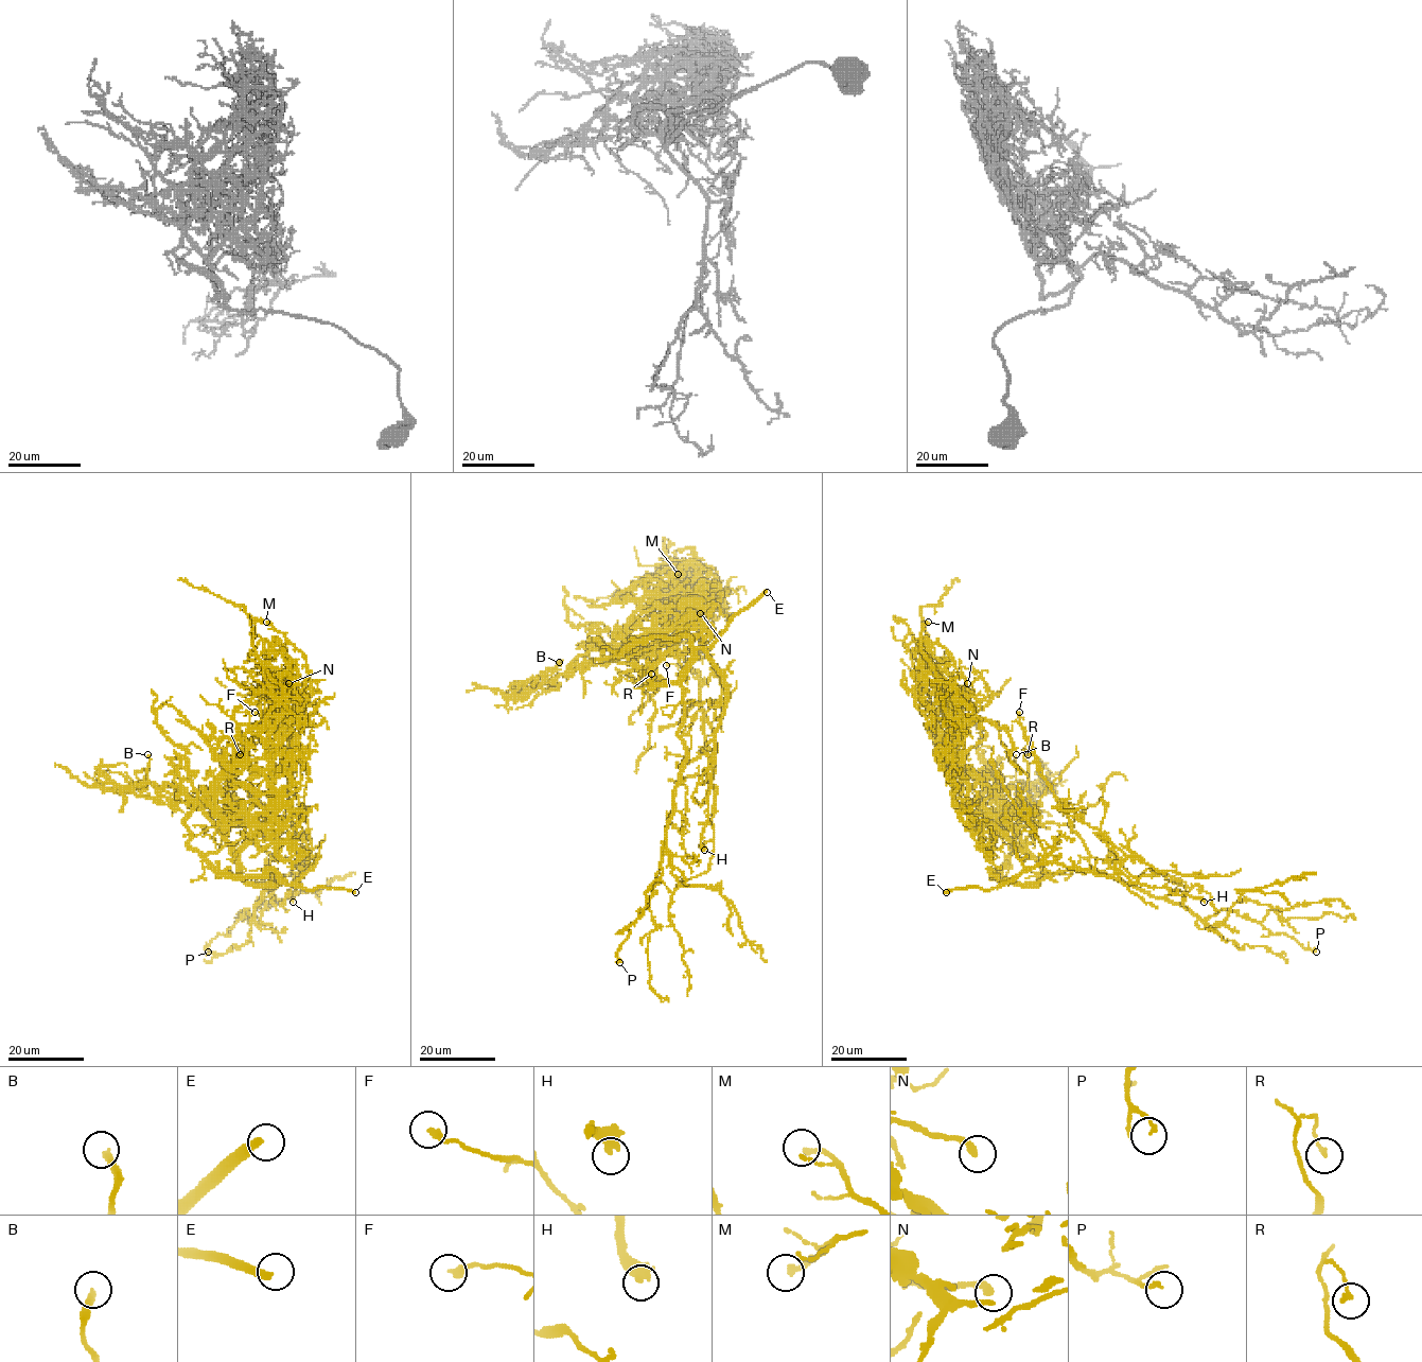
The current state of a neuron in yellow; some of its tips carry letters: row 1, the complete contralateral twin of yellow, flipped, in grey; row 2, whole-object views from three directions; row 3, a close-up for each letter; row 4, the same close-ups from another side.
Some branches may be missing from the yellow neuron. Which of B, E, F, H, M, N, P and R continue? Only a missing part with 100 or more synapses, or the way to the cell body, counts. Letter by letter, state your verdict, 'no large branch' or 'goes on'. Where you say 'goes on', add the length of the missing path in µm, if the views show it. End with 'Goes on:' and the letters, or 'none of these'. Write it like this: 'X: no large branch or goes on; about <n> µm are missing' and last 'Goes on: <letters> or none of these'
B: no large branch
E: goes on; about 50 µm are missing
F: no large branch
H: no large branch
M: no large branch
N: no large branch
P: no large branch
R: no large branch
Goes on: E

